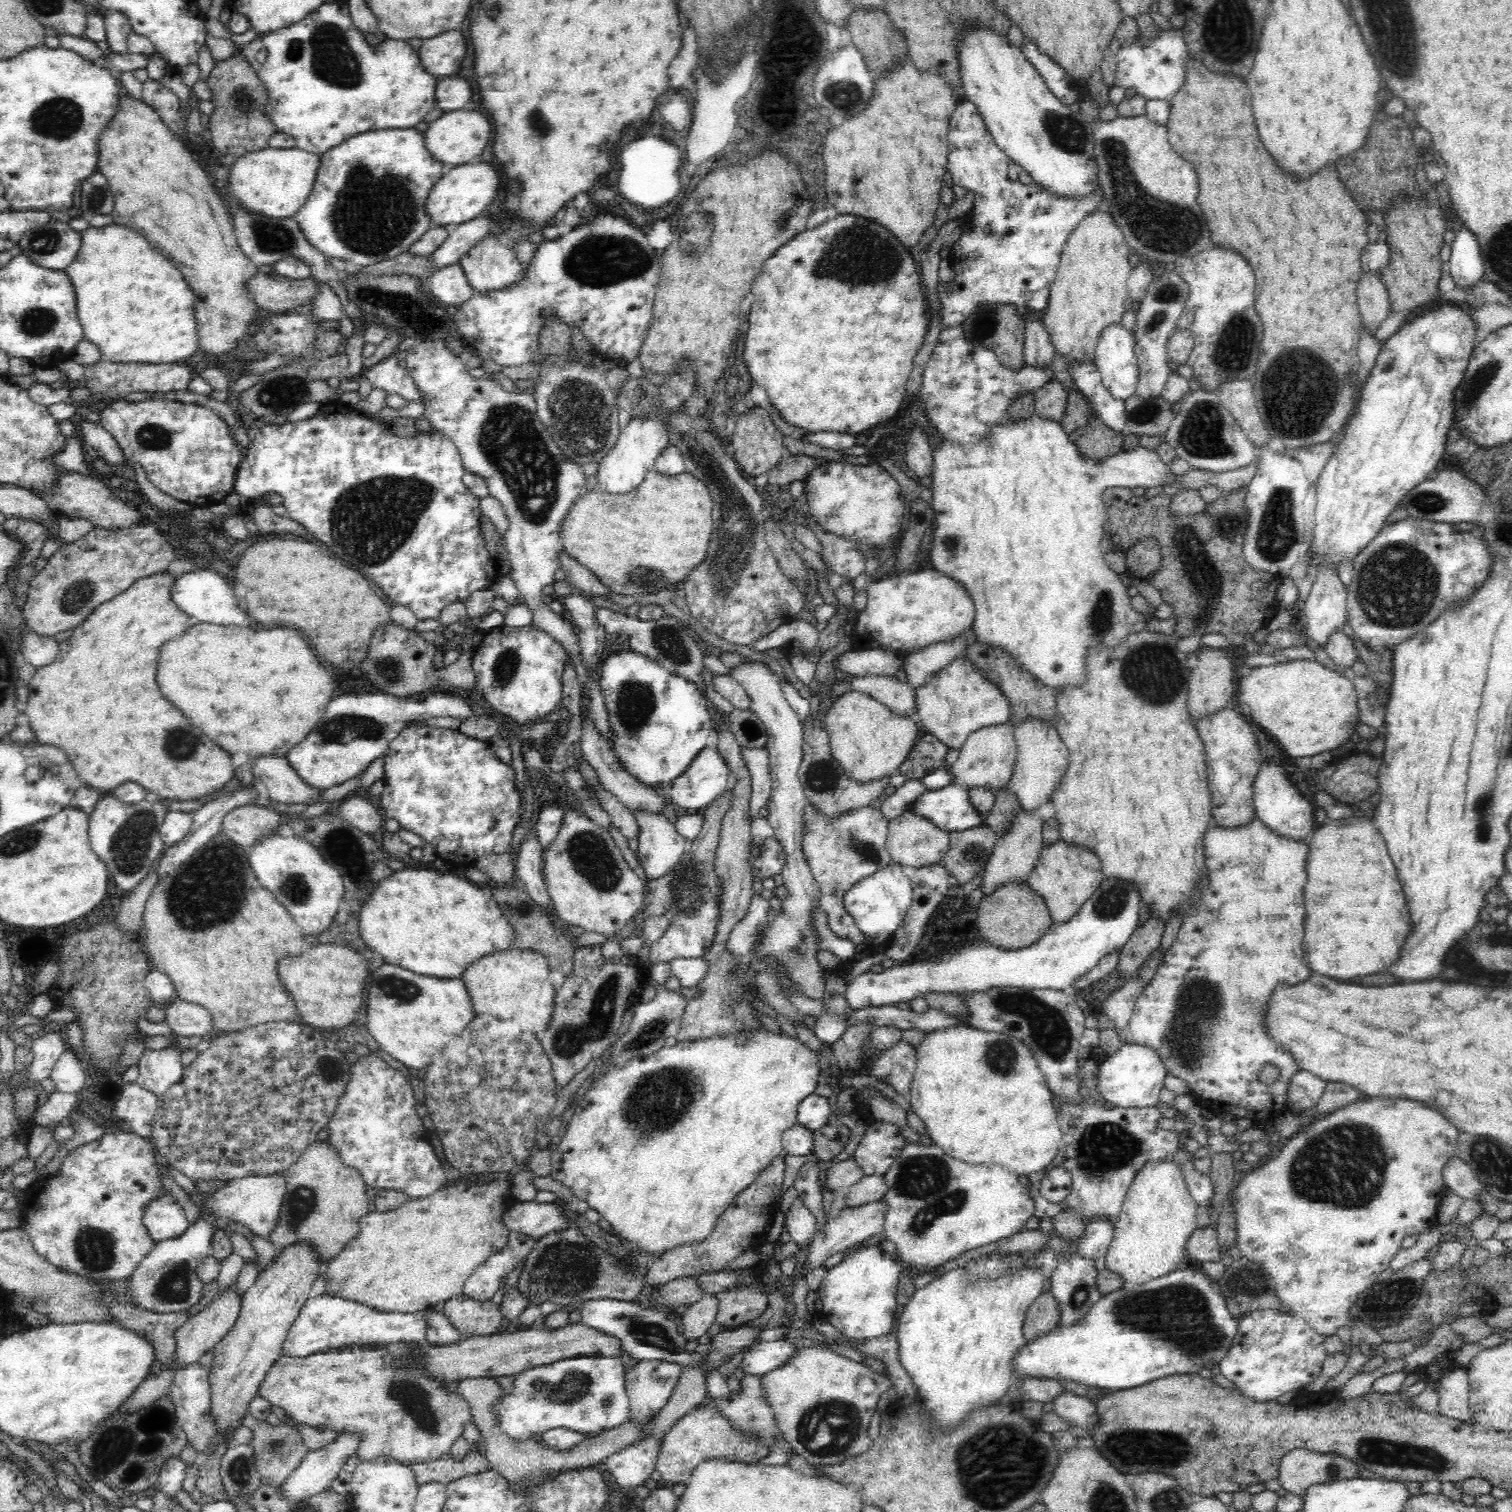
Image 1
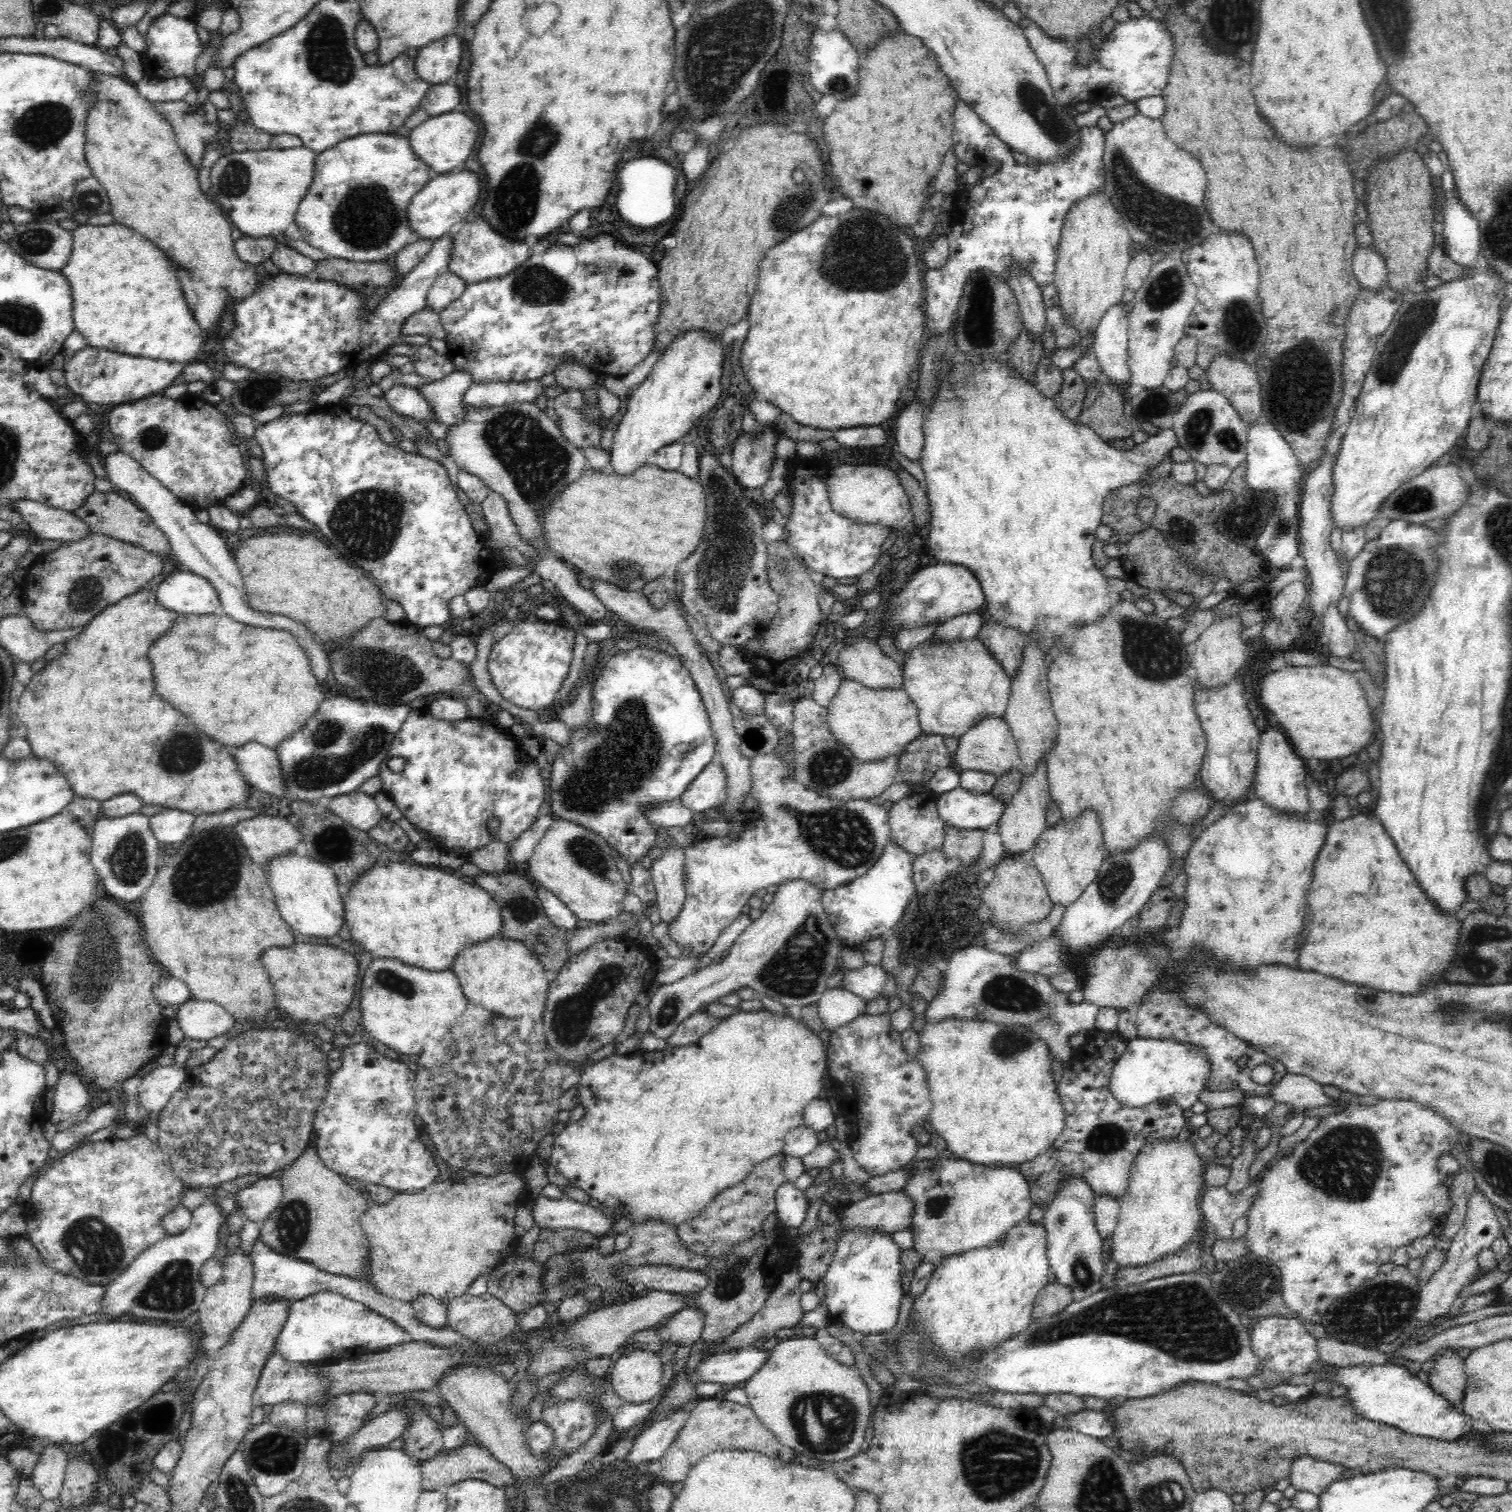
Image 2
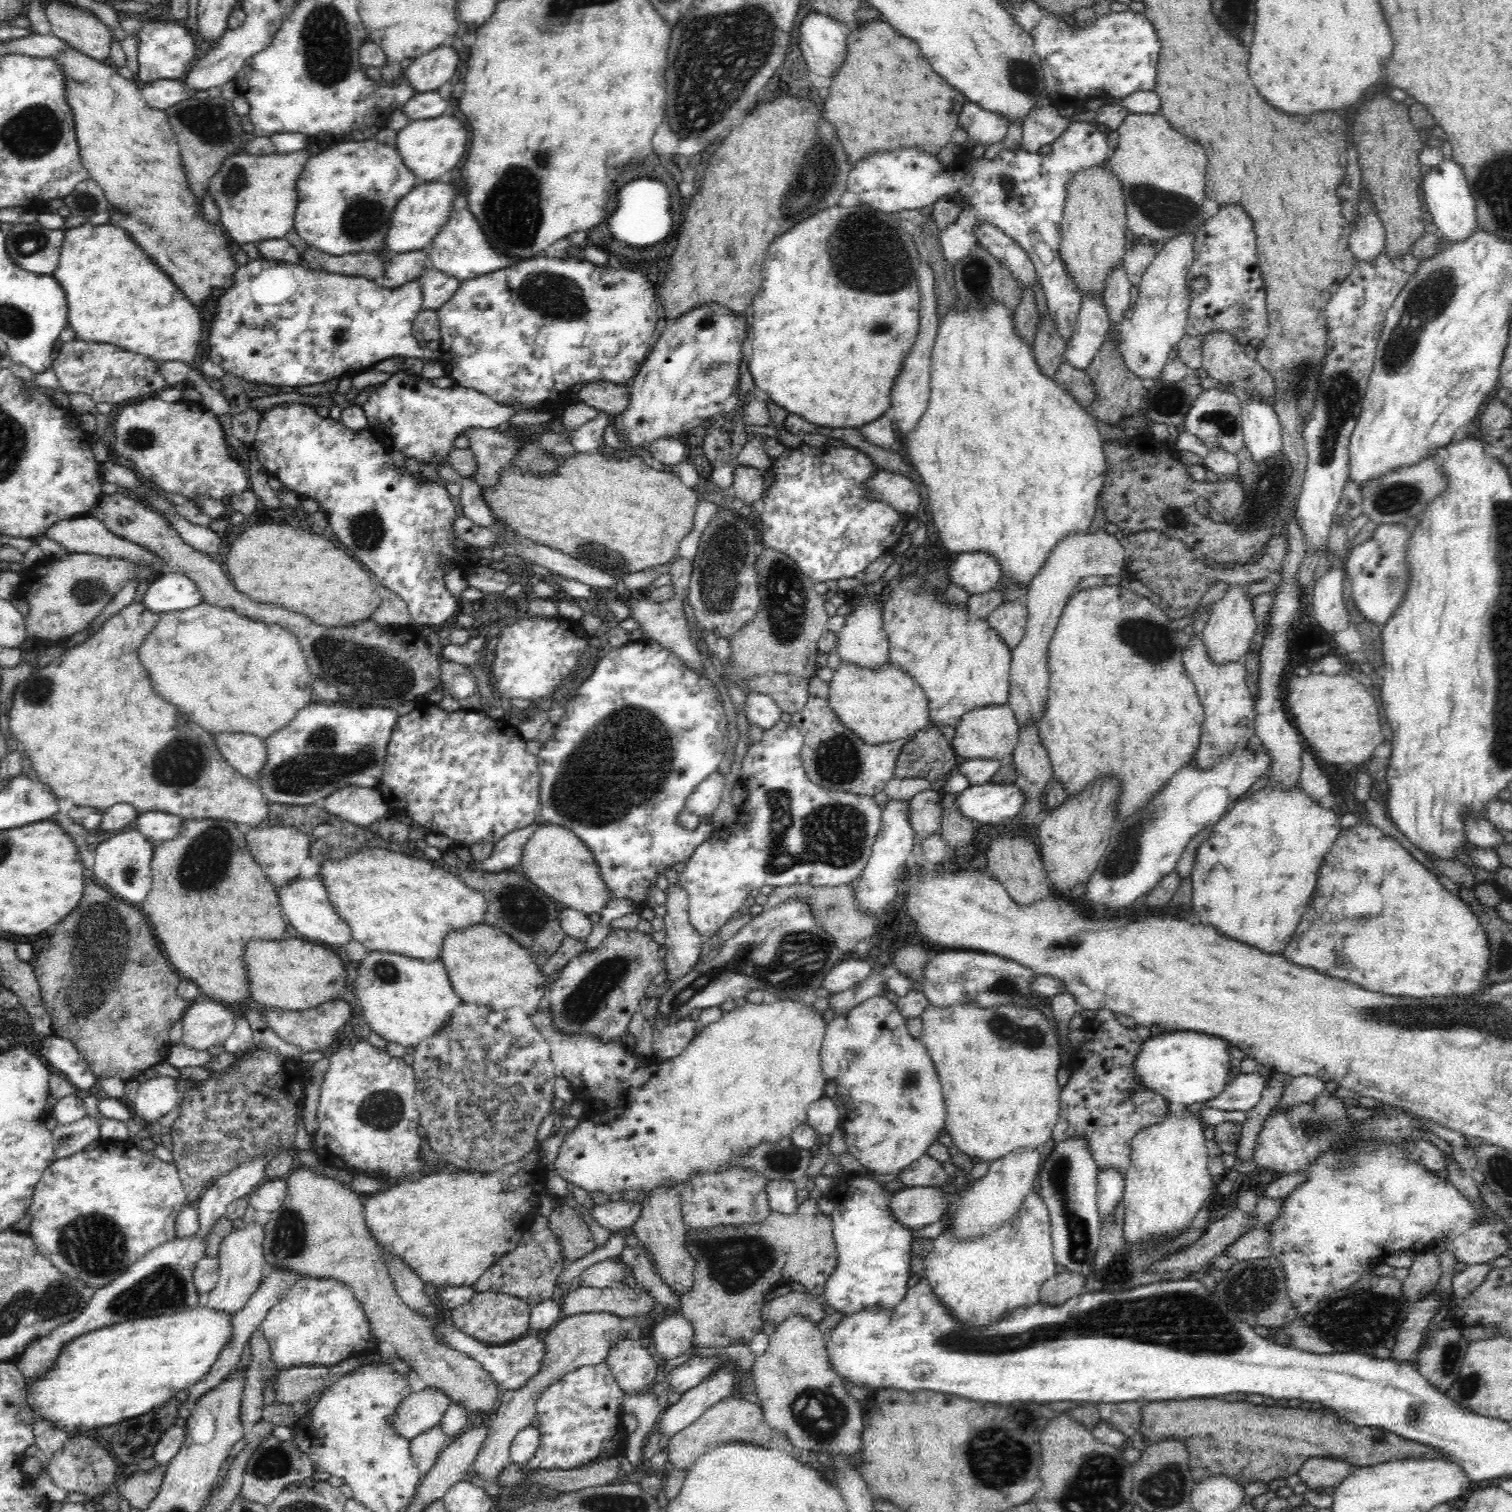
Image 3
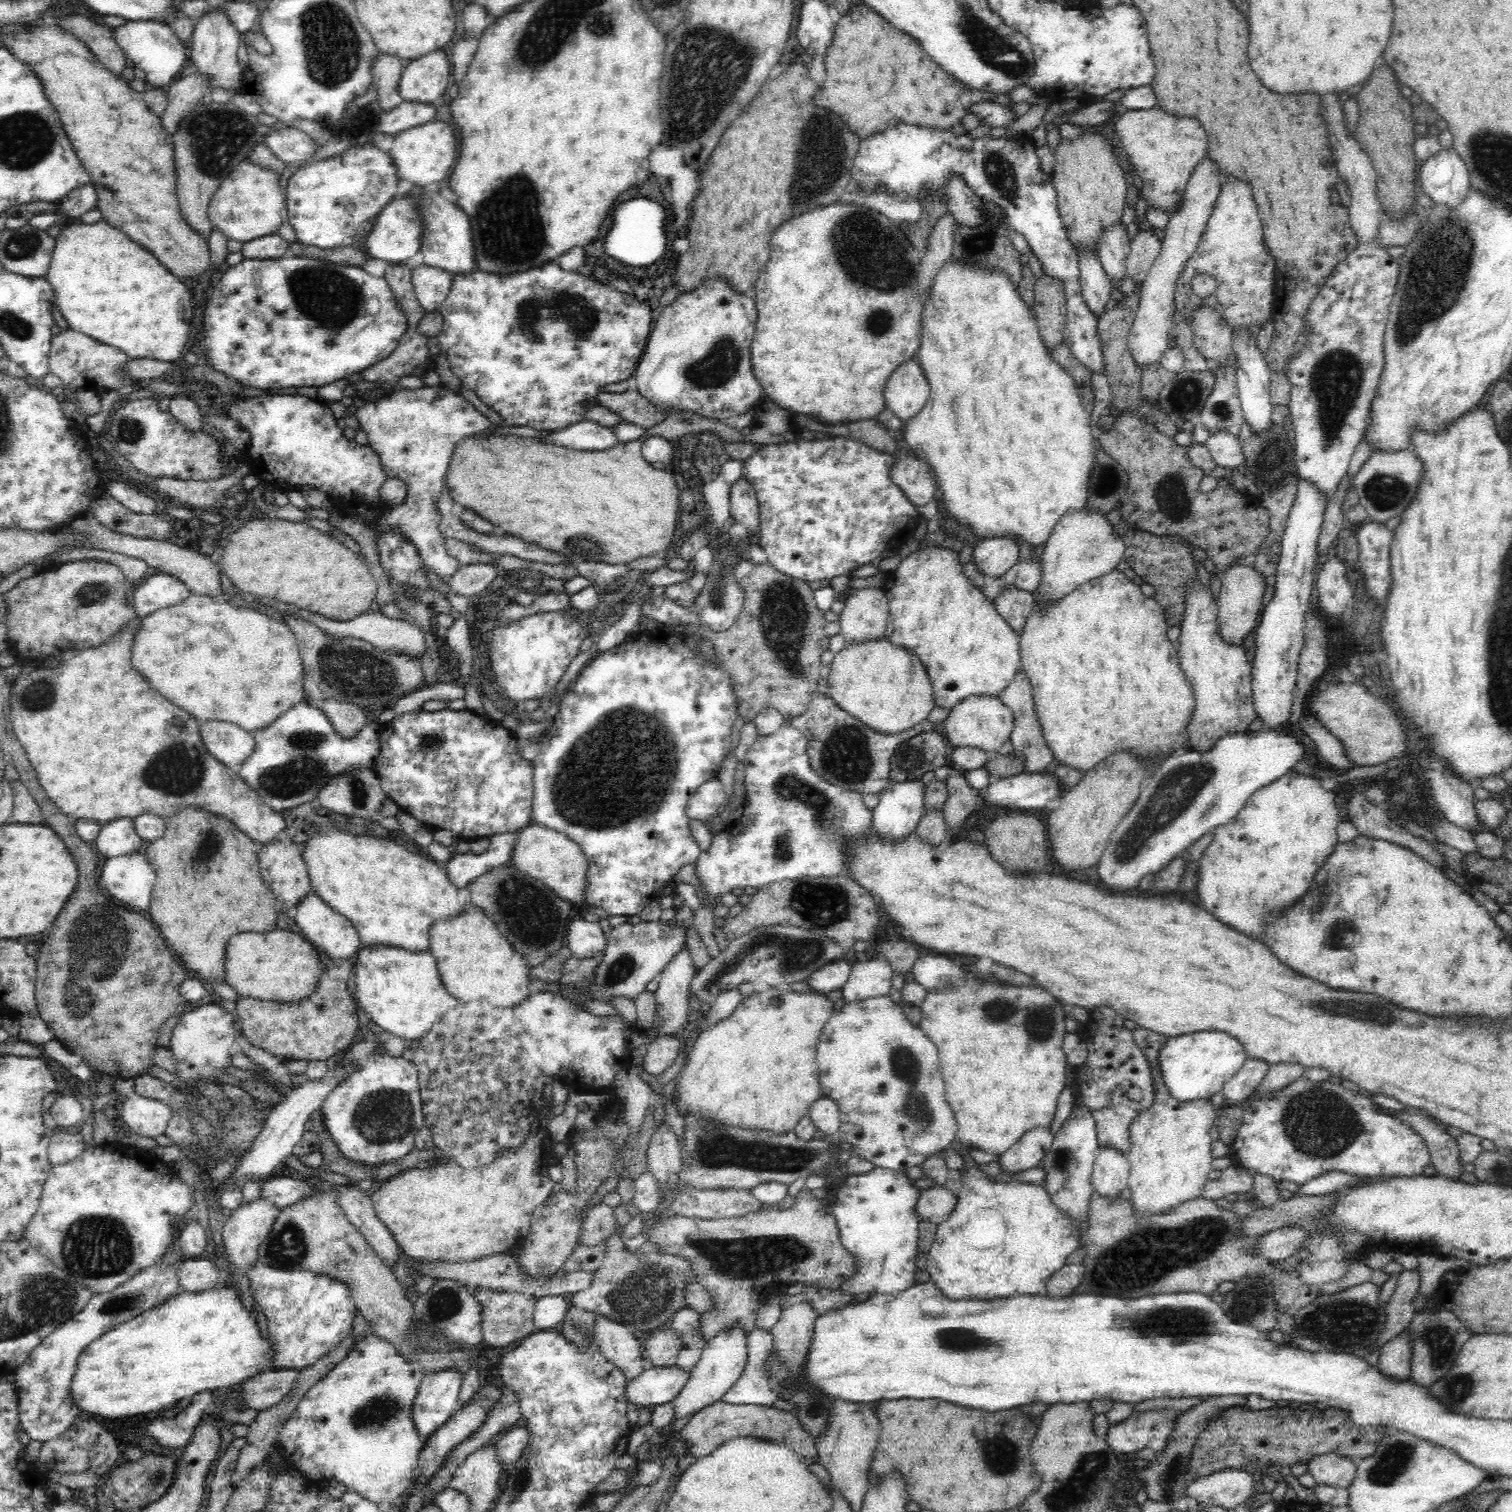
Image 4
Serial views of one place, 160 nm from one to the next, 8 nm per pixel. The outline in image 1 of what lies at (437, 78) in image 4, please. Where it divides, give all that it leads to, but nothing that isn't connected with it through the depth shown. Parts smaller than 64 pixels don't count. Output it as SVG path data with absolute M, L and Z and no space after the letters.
M446 30L446 32L437 34L434 38L423 39L418 51L426 73L444 78L457 74L460 62L466 58L466 40L464 40L464 35L460 30Z

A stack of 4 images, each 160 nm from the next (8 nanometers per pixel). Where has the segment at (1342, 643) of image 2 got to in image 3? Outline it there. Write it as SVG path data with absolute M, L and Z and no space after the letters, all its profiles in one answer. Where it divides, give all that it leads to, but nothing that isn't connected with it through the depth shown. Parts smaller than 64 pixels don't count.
M1339 569L1320 570L1313 593L1314 616L1330 634L1336 634L1350 625L1342 592L1342 572Z

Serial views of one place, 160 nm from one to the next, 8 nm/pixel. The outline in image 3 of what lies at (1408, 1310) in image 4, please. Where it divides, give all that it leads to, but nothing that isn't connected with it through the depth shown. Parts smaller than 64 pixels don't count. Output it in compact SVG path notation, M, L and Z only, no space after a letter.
M1433 1251L1418 1254L1409 1268L1408 1276L1403 1280L1403 1293L1412 1303L1426 1292L1433 1290L1442 1271L1440 1260Z

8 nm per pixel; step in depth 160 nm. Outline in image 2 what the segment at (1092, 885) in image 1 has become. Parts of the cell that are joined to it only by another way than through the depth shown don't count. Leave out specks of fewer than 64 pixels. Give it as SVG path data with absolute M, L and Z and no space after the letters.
M1084 810L1079 817L1061 818L1056 826L1047 828L1040 835L1031 855L1054 905L1070 906L1097 877L1099 866L1106 857L1102 833L1103 828L1096 813Z

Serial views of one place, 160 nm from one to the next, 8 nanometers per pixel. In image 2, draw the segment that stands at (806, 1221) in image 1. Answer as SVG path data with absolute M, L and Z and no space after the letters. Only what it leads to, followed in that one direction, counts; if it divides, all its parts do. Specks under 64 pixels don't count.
M782 1183L777 1188L775 1196L775 1211L778 1220L784 1223L784 1226L800 1228L806 1218L807 1200L808 1198L803 1190L794 1187L792 1183Z

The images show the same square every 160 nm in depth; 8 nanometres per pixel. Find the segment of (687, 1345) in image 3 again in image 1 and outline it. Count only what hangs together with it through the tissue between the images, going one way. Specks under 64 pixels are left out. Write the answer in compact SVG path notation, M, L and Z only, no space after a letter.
M704 1294L682 1316L682 1334L689 1341L692 1338L704 1336L715 1322L718 1314L719 1300L715 1294Z

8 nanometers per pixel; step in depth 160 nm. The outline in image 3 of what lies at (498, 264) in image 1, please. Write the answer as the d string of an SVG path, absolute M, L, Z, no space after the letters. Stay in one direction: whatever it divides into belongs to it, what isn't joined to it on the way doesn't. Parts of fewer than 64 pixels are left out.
M452 211L452 216L449 216L448 222L439 230L431 243L430 260L434 268L444 274L452 275L459 281L478 278L480 275L516 264L515 257L507 256L492 248L471 211Z

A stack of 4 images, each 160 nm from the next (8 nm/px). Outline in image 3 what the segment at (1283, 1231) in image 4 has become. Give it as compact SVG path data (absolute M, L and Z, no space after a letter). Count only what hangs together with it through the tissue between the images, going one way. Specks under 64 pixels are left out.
M1260 1225L1254 1226L1224 1248L1222 1254L1240 1261L1266 1258L1270 1256L1270 1235Z

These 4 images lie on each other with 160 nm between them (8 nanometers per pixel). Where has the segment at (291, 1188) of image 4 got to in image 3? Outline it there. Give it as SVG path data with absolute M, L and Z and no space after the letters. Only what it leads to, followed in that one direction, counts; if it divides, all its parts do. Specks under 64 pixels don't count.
M266 1179L246 1196L248 1206L252 1206L256 1212L274 1212L283 1205L286 1190L285 1180Z

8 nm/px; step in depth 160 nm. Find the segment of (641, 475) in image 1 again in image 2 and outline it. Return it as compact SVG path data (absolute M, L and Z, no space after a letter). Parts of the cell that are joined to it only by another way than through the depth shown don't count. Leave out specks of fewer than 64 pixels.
M704 332L682 333L669 344L668 348L660 354L658 364L640 384L636 392L630 393L627 407L618 428L614 433L610 451L609 468L614 469L620 475L633 473L638 467L648 465L648 459L663 446L679 442L681 438L692 428L692 424L704 416L708 410L714 408L714 404L720 398L720 374L722 374L722 344L710 340Z

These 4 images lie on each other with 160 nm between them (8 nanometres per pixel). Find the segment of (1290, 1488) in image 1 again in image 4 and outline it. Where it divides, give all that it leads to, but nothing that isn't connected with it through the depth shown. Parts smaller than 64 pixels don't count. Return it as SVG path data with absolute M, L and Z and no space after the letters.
M1328 1453L1312 1457L1307 1462L1306 1472L1313 1476L1316 1485L1346 1489L1354 1480L1356 1463L1356 1460Z

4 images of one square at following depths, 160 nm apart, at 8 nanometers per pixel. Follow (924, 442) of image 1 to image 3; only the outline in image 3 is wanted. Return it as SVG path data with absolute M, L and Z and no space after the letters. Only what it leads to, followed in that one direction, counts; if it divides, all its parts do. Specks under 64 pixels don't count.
M922 264L918 271L918 284L920 293L920 324L918 340L910 352L910 356L904 360L902 372L896 378L894 390L892 390L892 412L894 412L894 424L896 424L900 434L910 434L916 430L921 416L926 412L930 394L930 366L932 346L935 344L936 328L938 328L938 317L936 313L936 296L934 295L934 270L931 266Z

